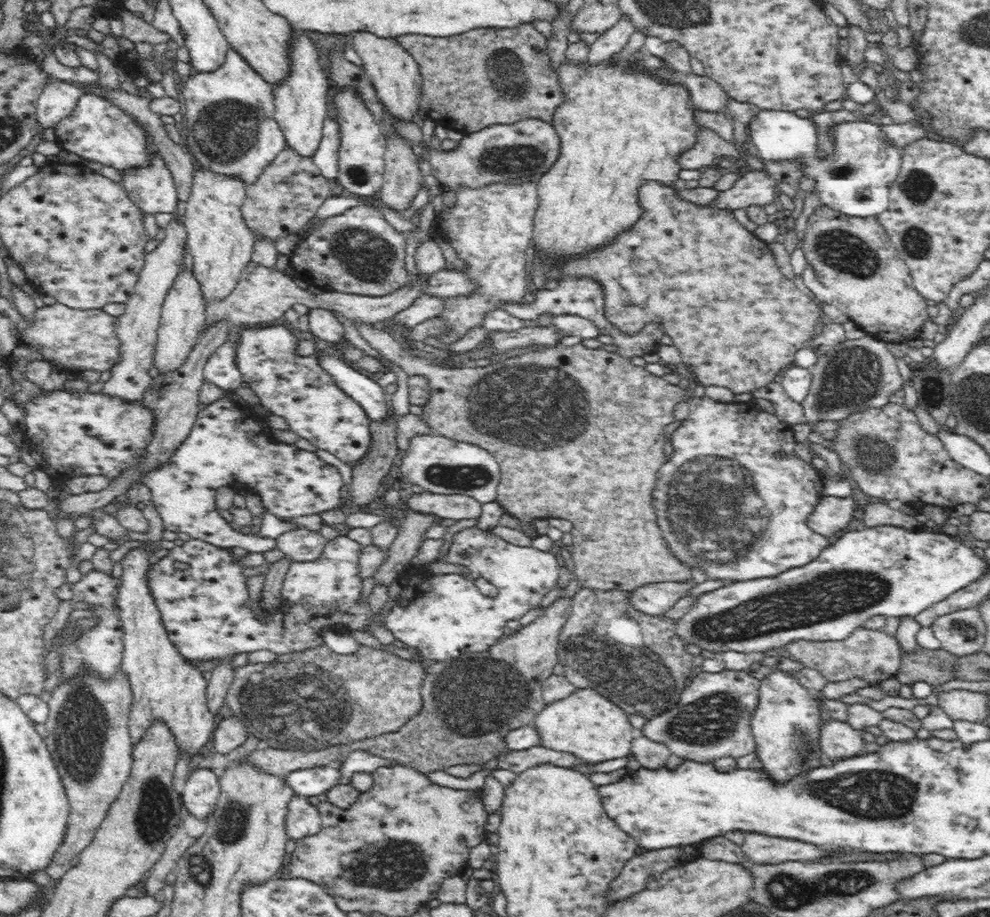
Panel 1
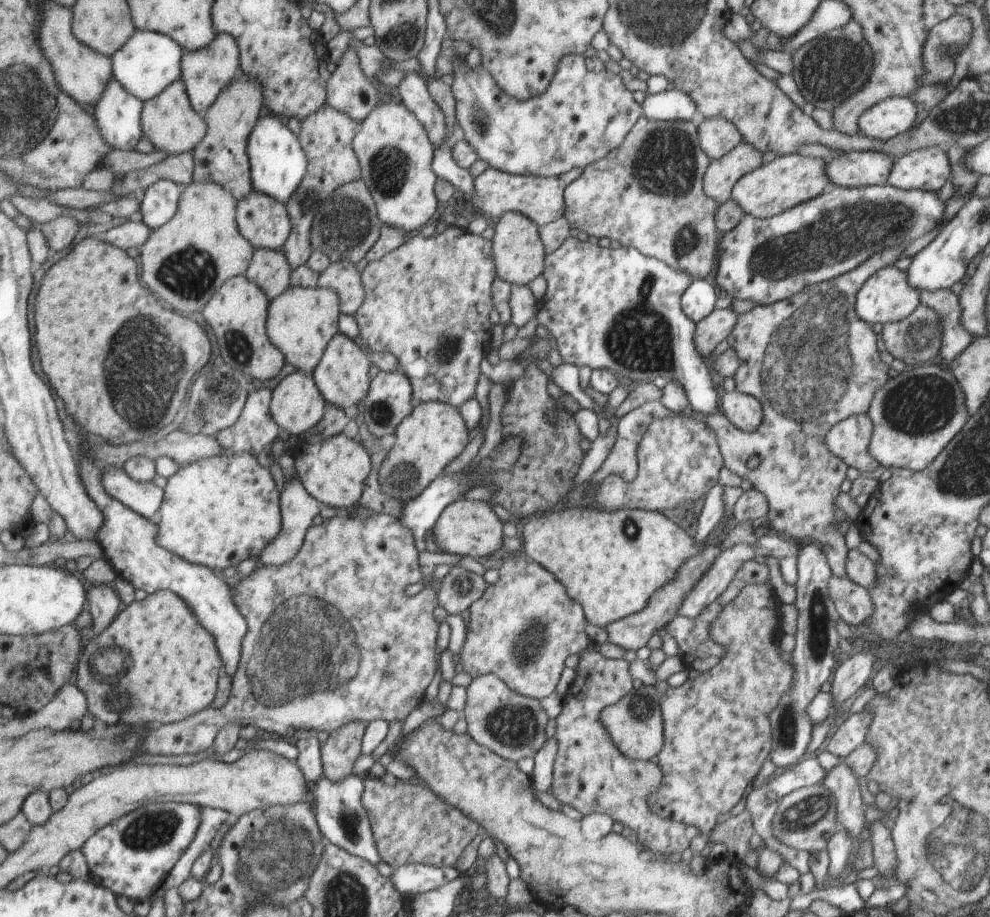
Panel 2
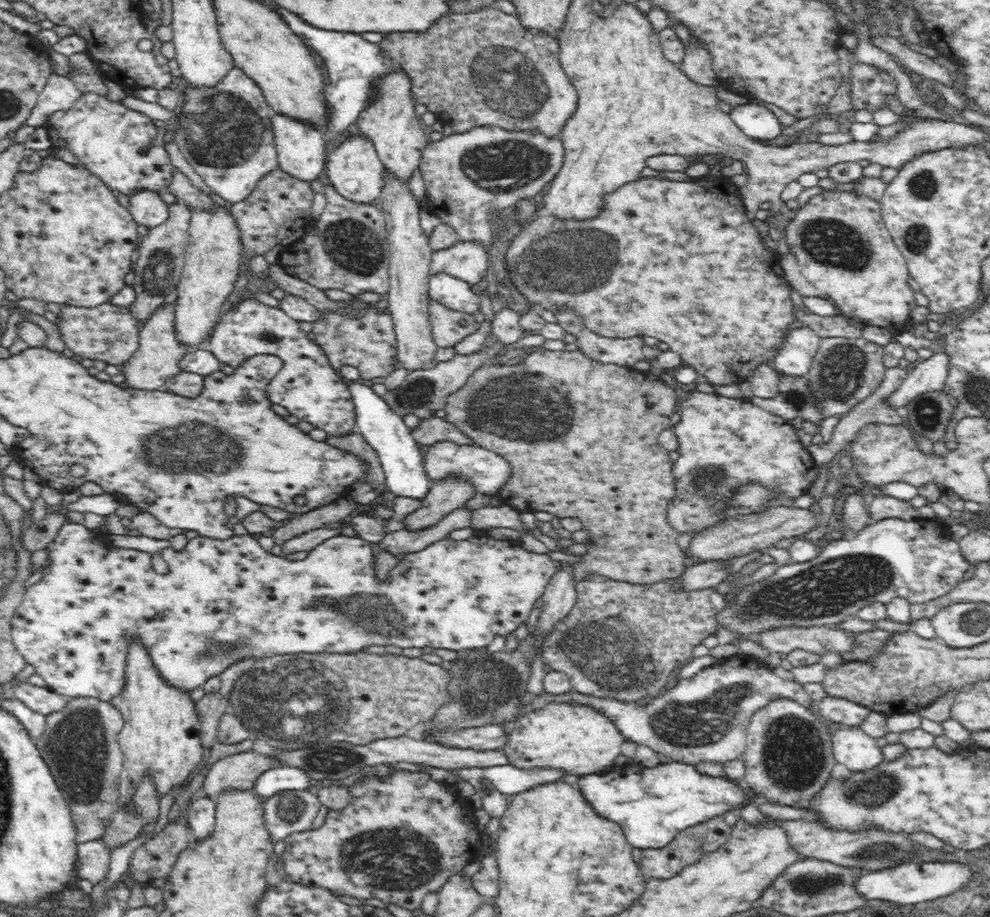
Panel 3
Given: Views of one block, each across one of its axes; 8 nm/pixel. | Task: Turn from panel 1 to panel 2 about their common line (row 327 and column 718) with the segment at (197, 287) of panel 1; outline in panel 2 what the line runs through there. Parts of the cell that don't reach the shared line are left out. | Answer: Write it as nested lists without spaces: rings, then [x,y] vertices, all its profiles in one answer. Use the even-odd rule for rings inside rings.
[[[742,142],[723,158],[714,159],[705,175],[705,191],[709,198],[721,204],[732,198],[737,183],[763,164],[762,155],[756,147]]]

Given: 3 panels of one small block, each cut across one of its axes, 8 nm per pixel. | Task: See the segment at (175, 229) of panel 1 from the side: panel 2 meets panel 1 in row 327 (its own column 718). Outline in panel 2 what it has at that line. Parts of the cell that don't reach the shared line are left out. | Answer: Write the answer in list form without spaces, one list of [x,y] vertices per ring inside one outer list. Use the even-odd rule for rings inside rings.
[[[722,116],[701,119],[699,126],[701,148],[710,159],[723,158],[743,142],[736,126]]]

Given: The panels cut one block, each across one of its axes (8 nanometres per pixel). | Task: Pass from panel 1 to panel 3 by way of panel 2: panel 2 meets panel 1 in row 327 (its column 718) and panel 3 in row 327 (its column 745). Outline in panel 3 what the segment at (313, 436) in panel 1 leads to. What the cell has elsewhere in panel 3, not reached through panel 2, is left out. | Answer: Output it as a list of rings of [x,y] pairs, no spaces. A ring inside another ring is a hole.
[[[249,295],[246,300],[238,302],[236,306],[232,306],[221,314],[218,326],[207,342],[200,345],[200,348],[214,353],[214,356],[220,362],[228,364],[234,369],[240,368],[243,362],[246,362],[255,354],[278,355],[282,359],[282,368],[266,385],[269,401],[284,406],[290,412],[290,415],[293,414],[302,422],[310,422],[312,426],[324,430],[330,436],[346,436],[348,432],[356,431],[356,409],[354,409],[354,403],[349,393],[349,385],[344,383],[341,375],[334,370],[330,361],[323,354],[322,349],[315,344],[314,339],[308,338],[307,334],[302,332],[298,322],[288,316],[282,309],[260,303]]]

